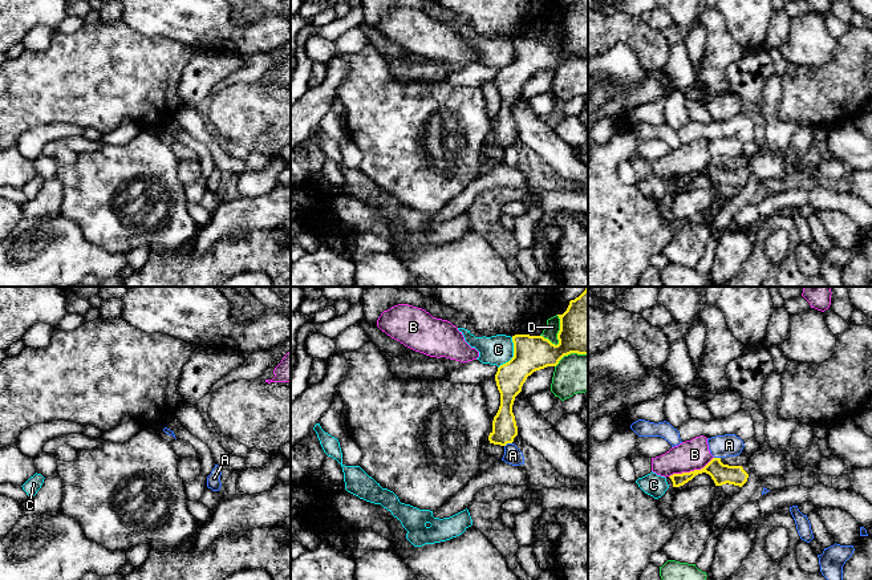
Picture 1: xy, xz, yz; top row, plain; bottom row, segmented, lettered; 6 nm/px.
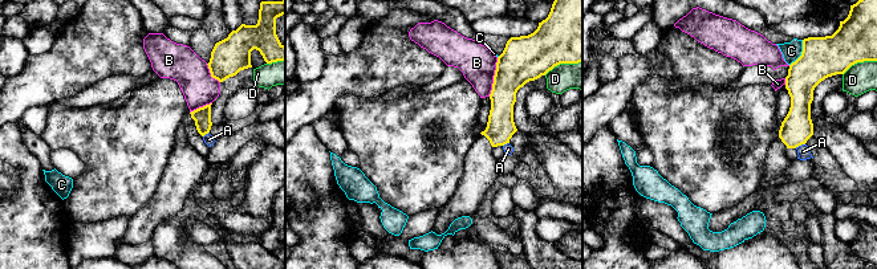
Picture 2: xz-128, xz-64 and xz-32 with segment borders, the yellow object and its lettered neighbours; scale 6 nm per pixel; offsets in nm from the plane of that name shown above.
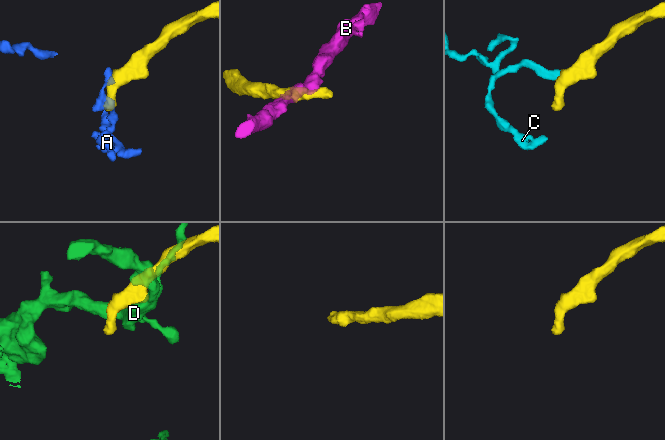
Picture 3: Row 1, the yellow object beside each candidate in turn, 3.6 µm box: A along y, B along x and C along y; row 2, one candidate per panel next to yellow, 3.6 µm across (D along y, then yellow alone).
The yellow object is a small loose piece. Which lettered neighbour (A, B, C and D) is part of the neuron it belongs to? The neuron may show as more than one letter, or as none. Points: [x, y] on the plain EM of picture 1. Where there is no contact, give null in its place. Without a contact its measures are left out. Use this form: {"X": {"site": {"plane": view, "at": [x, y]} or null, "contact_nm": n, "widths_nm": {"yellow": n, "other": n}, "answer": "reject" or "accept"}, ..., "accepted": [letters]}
{"A": {"site": {"plane": "xz", "at": [507, 145]}, "contact_nm": 50, "widths_nm": {"yellow": 150, "other": 110}, "answer": "reject"}, "B": {"site": {"plane": "yz", "at": [690, 174]}, "contact_nm": 300, "widths_nm": {"yellow": 120, "other": 190}, "answer": "reject"}, "C": {"site": {"plane": "xz", "at": [514, 57]}, "contact_nm": 220, "widths_nm": {"yellow": 220, "other": 180}, "answer": "reject"}, "D": {"site": {"plane": "xz", "at": [559, 33]}, "contact_nm": 190, "widths_nm": {"yellow": 320, "other": 90}, "answer": "reject"}, "accepted": []}

